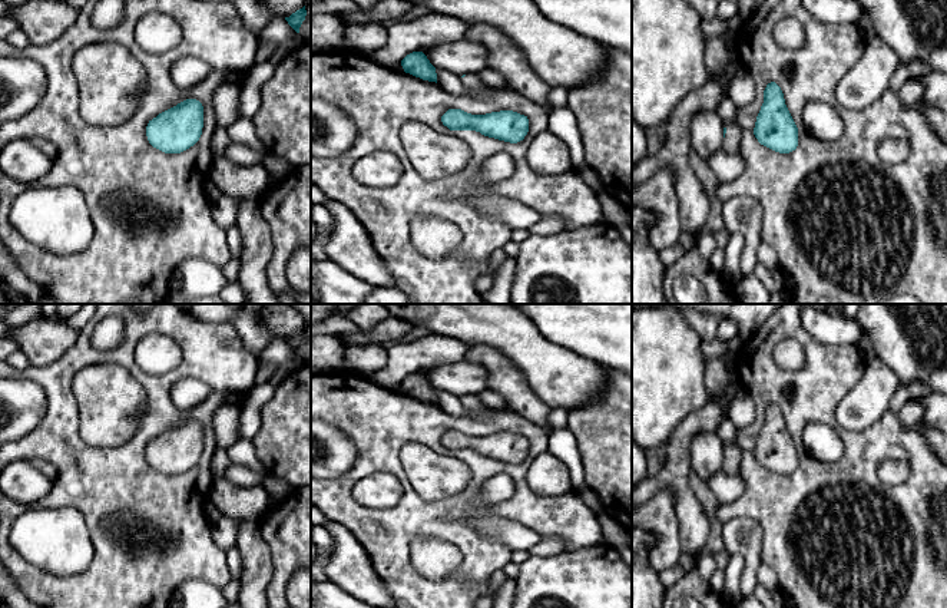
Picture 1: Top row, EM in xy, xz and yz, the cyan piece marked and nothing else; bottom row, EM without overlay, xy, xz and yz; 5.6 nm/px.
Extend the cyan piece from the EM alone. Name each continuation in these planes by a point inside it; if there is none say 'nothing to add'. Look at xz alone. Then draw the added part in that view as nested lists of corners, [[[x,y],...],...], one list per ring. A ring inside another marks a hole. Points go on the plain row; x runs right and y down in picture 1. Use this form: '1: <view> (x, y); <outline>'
1: xz (472, 402); [[[468,394],[464,399],[460,399],[460,403],[467,410],[476,410],[483,407],[483,402],[477,397],[477,394]]]

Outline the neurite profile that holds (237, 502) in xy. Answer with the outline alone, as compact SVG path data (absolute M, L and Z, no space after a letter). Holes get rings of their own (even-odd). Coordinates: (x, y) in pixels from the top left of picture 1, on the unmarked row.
M213 478L209 502L222 518L258 522L269 509L269 499L261 485L244 488L223 478Z

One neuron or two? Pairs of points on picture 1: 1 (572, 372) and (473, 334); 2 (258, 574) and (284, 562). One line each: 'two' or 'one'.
1: one
2: two

